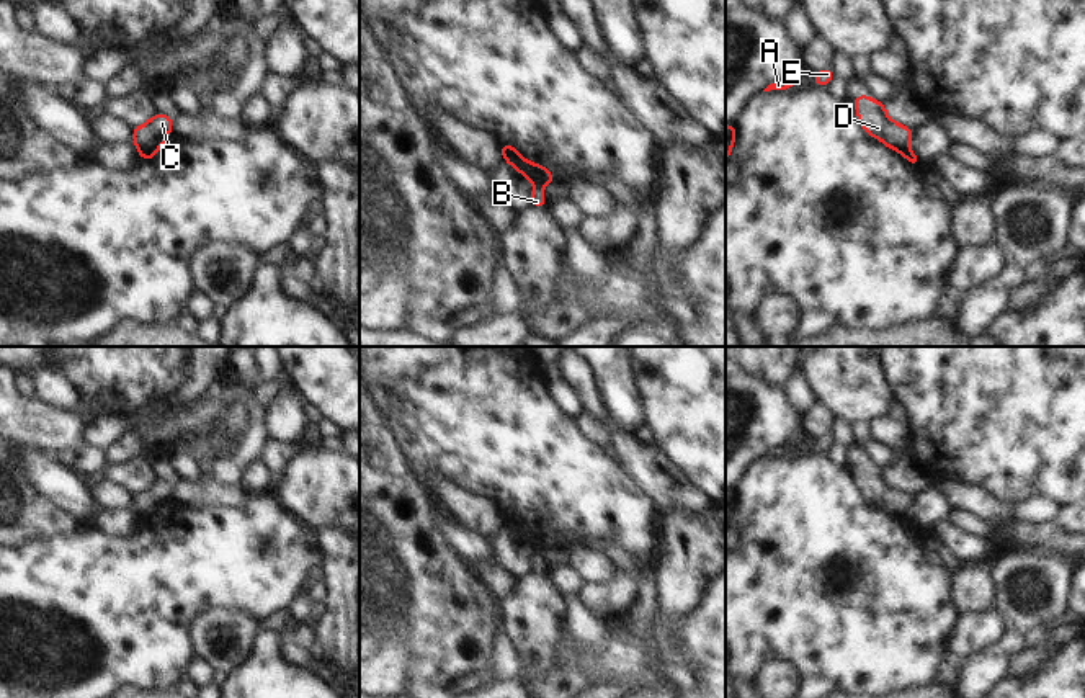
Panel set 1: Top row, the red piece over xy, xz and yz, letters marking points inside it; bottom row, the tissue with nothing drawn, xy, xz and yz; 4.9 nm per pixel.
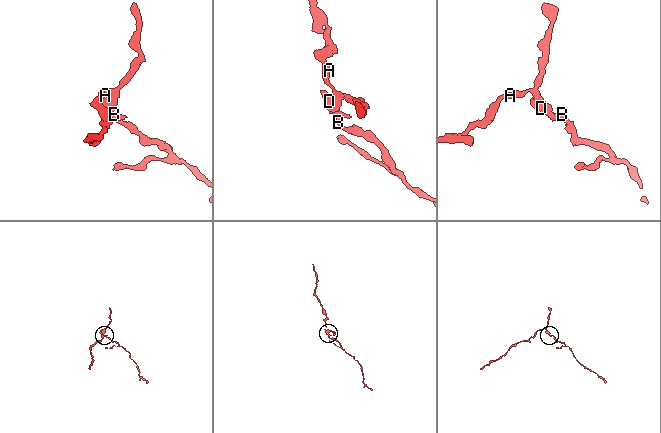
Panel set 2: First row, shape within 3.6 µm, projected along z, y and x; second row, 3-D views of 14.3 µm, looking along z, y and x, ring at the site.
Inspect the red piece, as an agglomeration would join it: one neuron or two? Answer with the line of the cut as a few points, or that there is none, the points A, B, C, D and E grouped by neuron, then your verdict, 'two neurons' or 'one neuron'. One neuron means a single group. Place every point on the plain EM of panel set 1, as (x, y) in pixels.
xy (160, 507), (139, 514) | A C D E / B | two neurons

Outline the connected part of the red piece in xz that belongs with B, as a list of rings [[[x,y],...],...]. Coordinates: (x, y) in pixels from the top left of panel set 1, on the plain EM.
[[[523,523],[505,525],[505,528],[515,533],[525,544],[529,544],[534,548],[534,554],[531,557],[531,570],[534,574],[547,574],[546,564],[541,554],[552,548],[557,548],[557,544],[546,533],[531,530]]]

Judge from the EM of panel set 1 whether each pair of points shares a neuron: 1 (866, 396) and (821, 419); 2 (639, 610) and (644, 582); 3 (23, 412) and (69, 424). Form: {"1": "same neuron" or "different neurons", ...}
{"1": "different neurons", "2": "same neuron", "3": "same neuron"}

